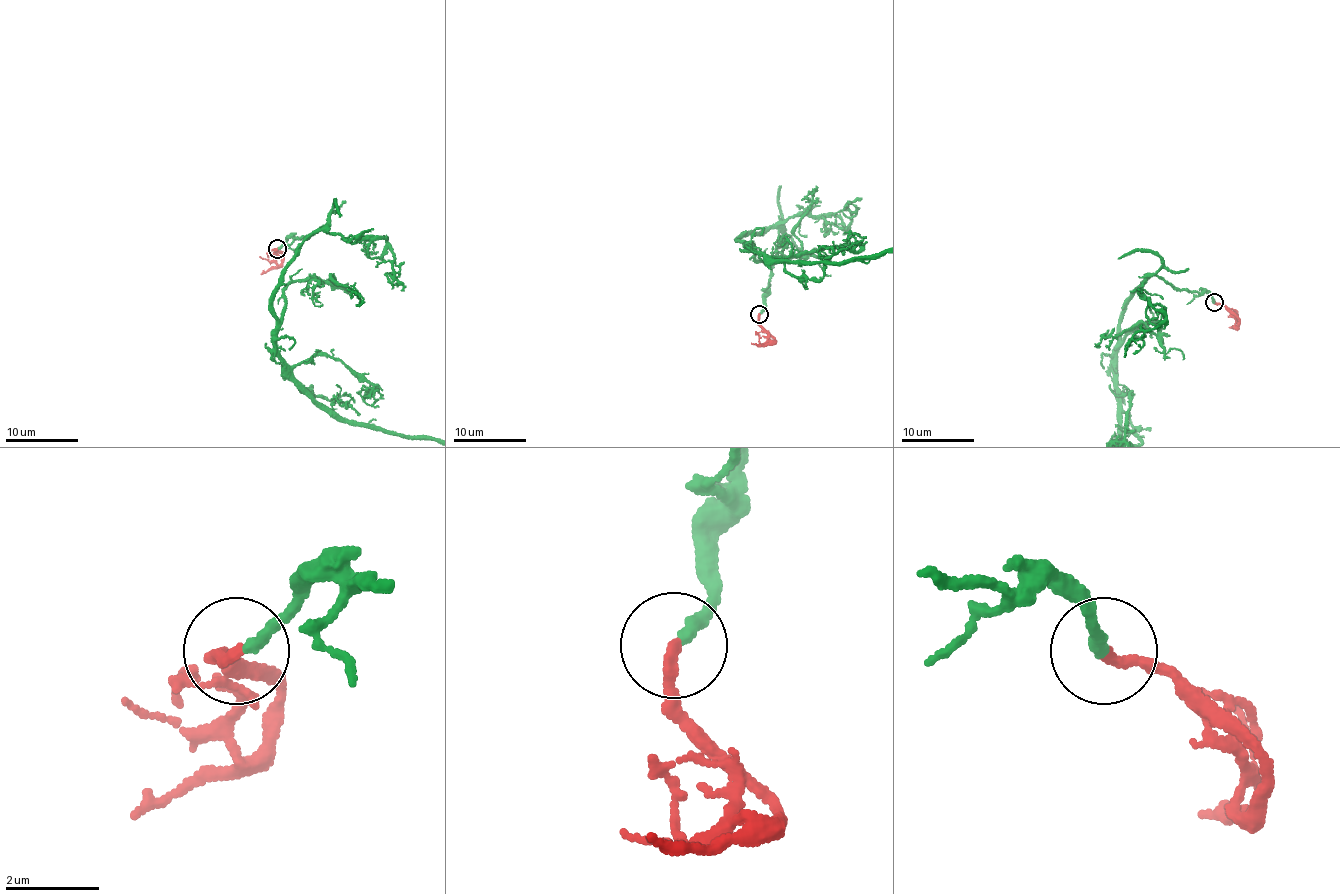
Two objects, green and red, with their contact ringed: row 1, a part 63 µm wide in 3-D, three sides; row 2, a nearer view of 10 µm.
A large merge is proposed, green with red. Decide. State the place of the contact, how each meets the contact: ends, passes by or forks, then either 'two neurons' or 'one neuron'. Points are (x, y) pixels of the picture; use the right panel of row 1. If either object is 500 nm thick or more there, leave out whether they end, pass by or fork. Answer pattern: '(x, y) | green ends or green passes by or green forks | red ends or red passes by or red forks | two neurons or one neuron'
(1214, 302) | green ends | red ends | one neuron

